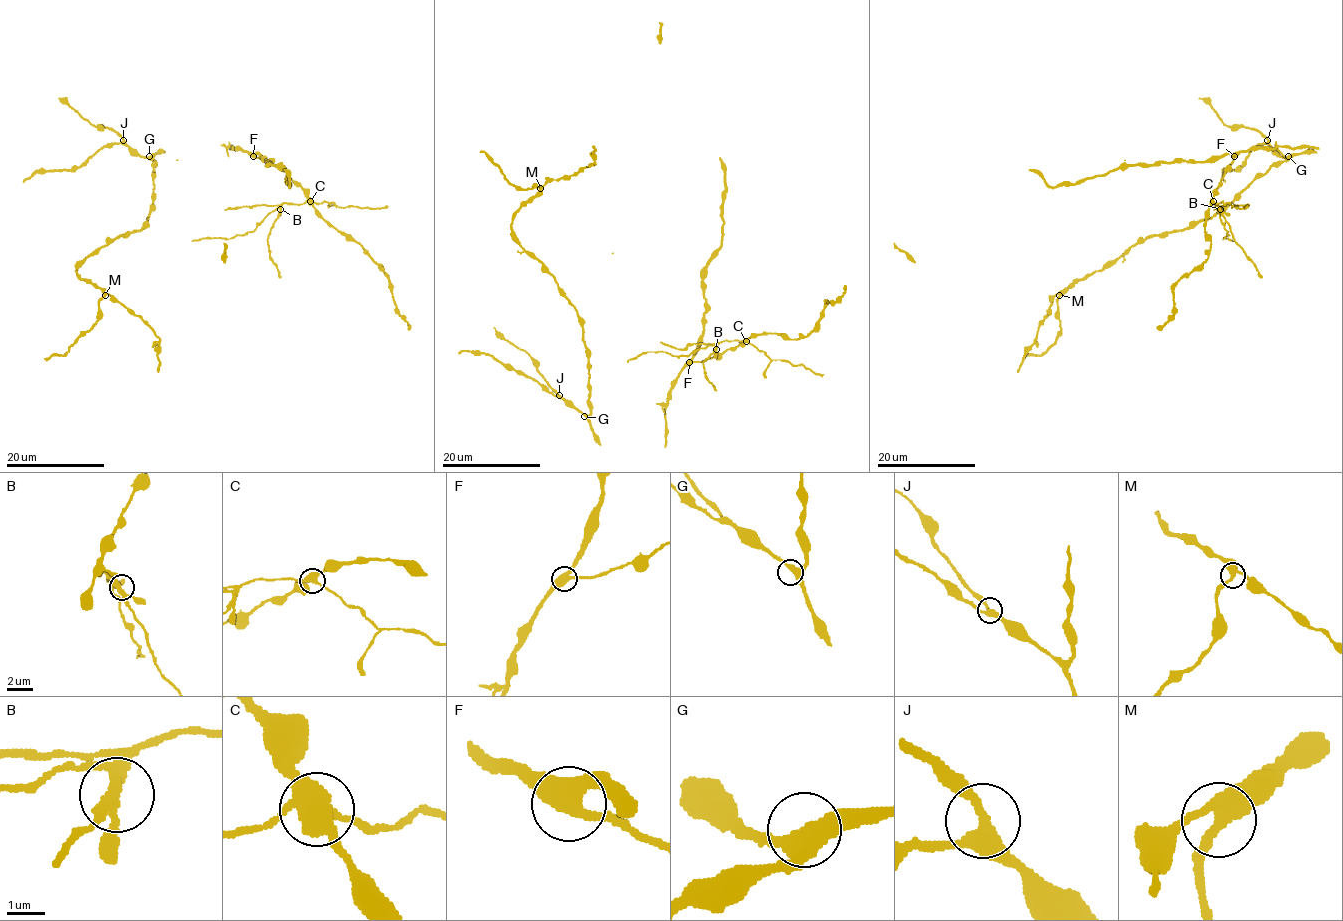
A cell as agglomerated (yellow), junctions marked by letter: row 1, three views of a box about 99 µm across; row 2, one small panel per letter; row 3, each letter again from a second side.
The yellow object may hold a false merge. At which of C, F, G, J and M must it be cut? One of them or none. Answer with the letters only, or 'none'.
C

